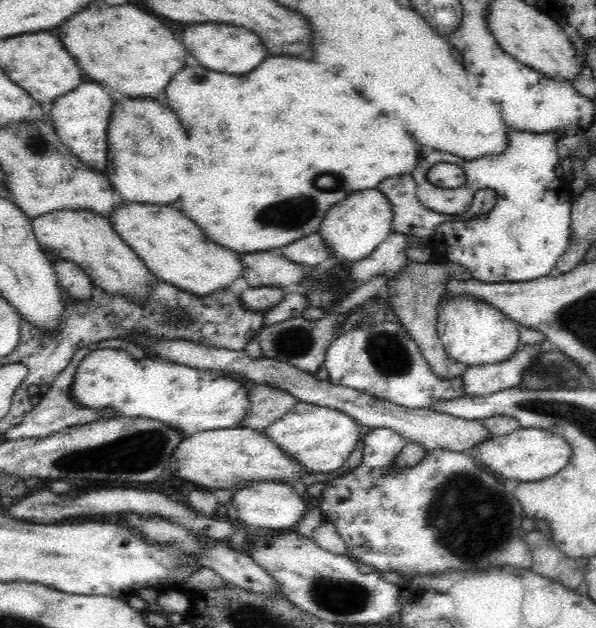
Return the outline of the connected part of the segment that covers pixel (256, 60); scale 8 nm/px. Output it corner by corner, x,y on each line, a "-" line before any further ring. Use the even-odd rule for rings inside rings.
206,22
206,24
188,26
184,30
182,44
188,48
188,52
204,68
227,74
242,74
242,72
254,70
262,60
268,57
266,47
257,34
243,26
234,26
233,24
220,24
216,22
210,24
210,22

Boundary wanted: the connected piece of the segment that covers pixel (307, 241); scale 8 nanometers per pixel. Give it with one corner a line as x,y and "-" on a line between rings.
319,232
307,234
291,242
280,248
279,252
288,260
301,265
316,266
323,260
333,260
329,246
324,244

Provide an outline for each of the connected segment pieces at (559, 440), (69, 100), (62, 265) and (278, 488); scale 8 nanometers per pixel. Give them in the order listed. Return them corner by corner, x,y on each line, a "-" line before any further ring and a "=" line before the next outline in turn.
520,427
504,436
487,438
484,442
478,443
470,453
482,466
501,479
510,478
518,480
518,482
536,482
559,473
572,456
572,447
564,437
552,431
=
84,82
76,90
56,98
53,102
49,118
60,141
90,168
103,172
107,166
107,133
114,104
112,98
98,82
=
62,259
53,264
53,269
67,296
75,300
88,300
92,296
90,277
75,262
=
274,481
252,482
233,494
230,503
237,512
234,520
240,520
242,524
246,522
244,525
249,528
271,528
279,531
294,528
310,505
306,498
292,489
292,484

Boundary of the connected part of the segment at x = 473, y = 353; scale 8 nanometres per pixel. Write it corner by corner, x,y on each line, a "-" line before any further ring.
445,296
438,304
437,331
446,354
462,364
478,366
504,362
516,352
520,345
519,332
521,324
508,318
495,306
471,296

